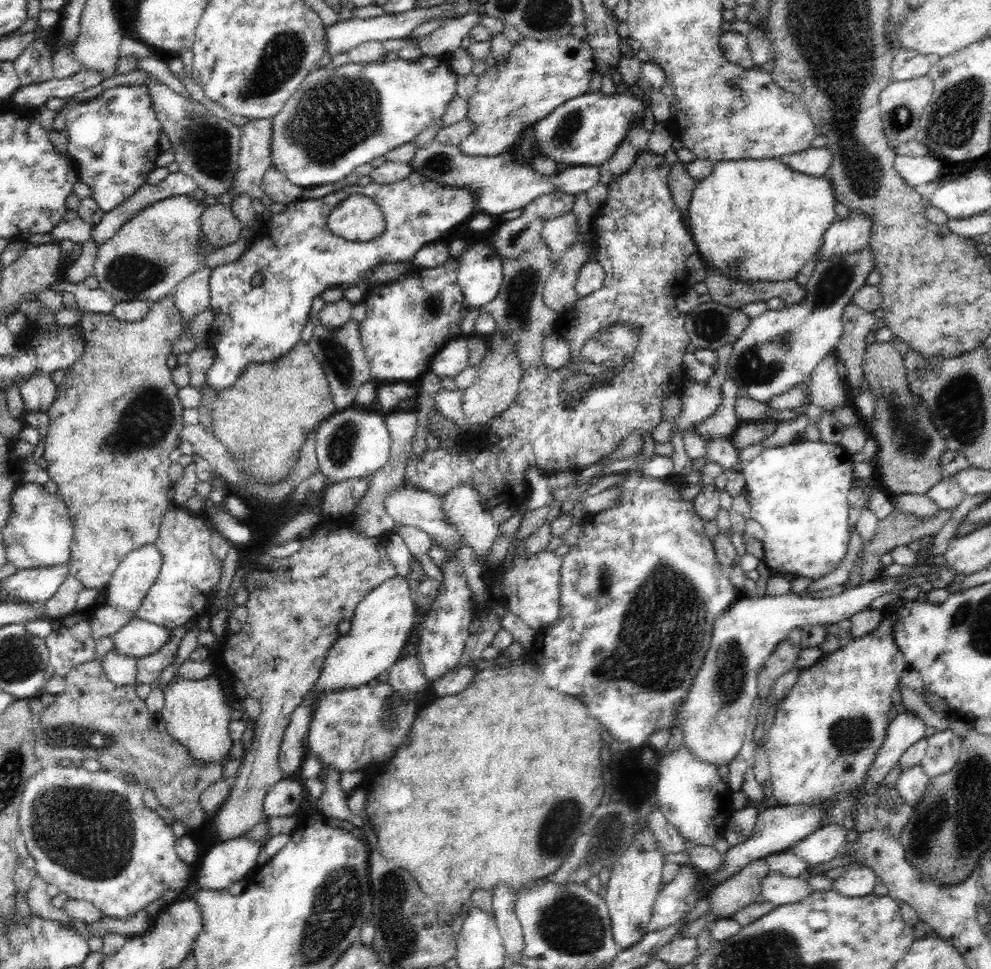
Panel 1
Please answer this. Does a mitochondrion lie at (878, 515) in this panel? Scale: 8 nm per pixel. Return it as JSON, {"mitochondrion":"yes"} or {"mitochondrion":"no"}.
{"mitochondrion":"no"}

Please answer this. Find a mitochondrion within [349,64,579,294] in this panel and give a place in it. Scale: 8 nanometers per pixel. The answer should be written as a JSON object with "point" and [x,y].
{"point":[441,165]}

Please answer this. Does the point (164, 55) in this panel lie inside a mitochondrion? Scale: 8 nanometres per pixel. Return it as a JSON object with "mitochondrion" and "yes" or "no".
{"mitochondrion":"no"}

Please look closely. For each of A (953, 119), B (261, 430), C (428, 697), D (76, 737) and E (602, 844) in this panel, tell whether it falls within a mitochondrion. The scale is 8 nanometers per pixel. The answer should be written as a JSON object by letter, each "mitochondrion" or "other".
{"A":"mitochondrion","B":"other","C":"other","D":"mitochondrion","E":"mitochondrion"}

